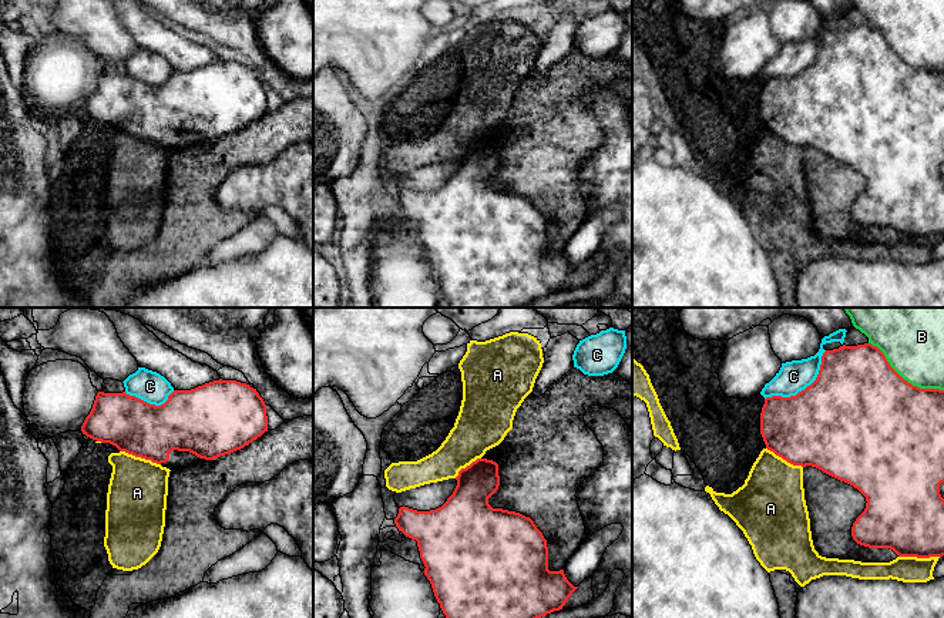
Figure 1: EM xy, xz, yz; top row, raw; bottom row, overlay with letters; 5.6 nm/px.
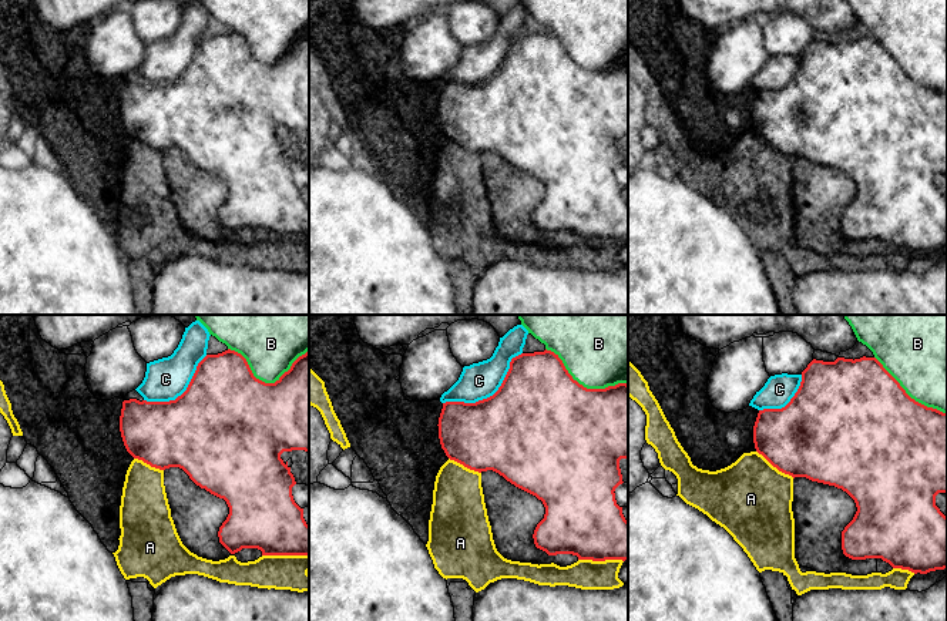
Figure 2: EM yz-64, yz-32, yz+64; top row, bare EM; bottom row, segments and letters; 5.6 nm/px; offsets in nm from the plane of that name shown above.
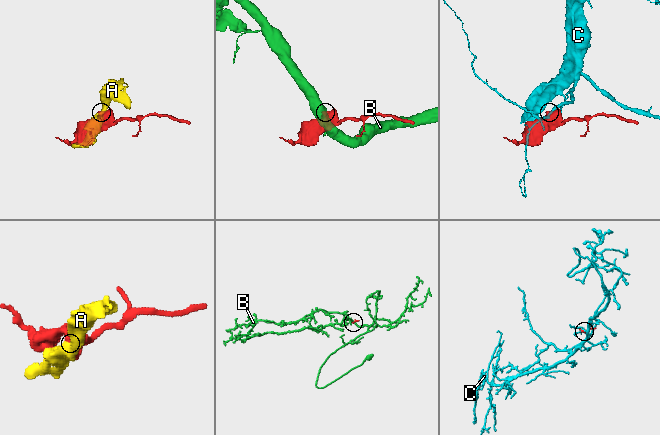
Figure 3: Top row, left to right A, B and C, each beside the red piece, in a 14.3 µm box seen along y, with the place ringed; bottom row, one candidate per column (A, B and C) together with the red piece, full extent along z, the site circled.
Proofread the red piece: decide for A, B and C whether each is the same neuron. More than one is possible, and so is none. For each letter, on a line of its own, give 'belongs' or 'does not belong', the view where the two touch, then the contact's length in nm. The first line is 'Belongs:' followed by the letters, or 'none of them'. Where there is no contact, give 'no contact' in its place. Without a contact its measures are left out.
Belongs: none of them
A: does not belong | xy | 240 nm
B: does not belong | yz | 500 nm
C: does not belong | yz | 440 nm

